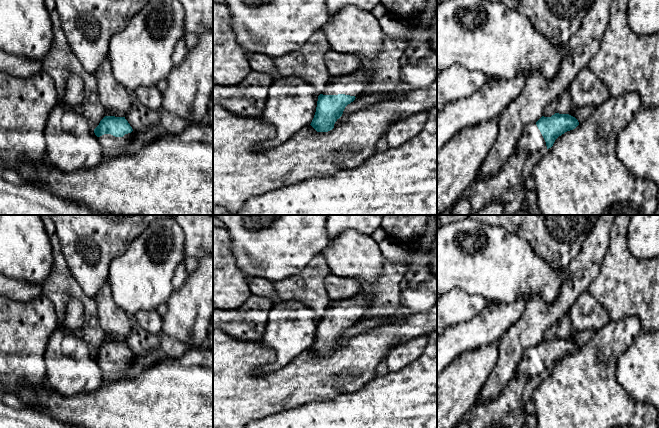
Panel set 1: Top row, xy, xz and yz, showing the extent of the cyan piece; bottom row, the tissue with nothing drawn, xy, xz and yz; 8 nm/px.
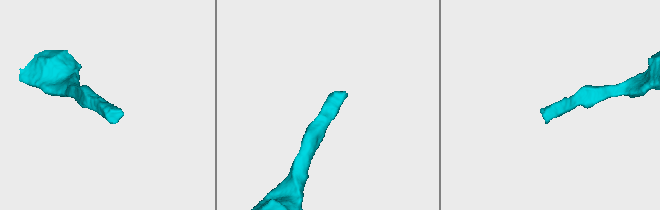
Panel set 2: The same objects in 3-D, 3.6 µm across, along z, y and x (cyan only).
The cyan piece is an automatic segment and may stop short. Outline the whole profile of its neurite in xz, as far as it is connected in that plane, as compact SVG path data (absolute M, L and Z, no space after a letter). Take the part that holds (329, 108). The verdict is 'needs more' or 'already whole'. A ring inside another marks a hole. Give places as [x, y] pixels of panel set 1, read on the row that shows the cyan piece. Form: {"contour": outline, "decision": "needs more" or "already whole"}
{"contour": "M361 66L349 75L331 76L325 89L318 96L316 112L310 125L317 132L332 130L345 107L364 92L373 71Z", "decision": "needs more"}

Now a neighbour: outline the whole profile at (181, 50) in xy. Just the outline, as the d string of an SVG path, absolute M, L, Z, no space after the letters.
M181 38L175 46L174 53L173 53L173 65L178 66L180 65L186 58L189 49L185 43L185 40Z

